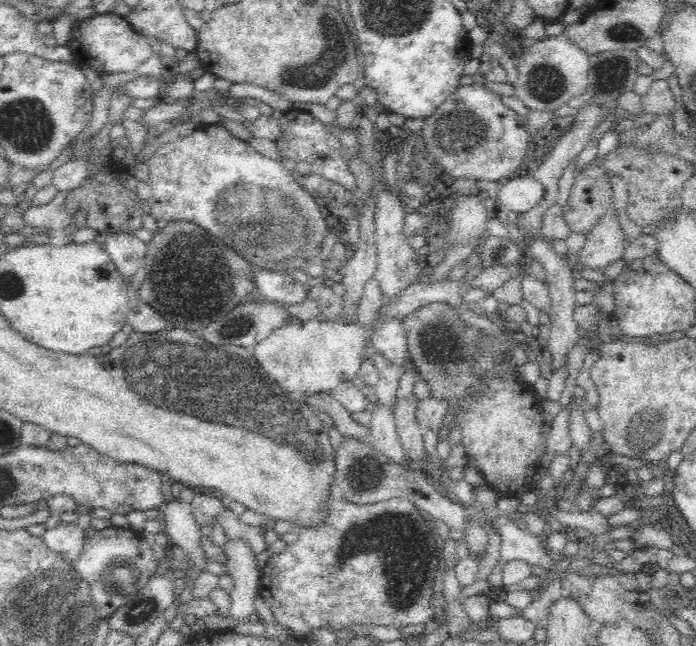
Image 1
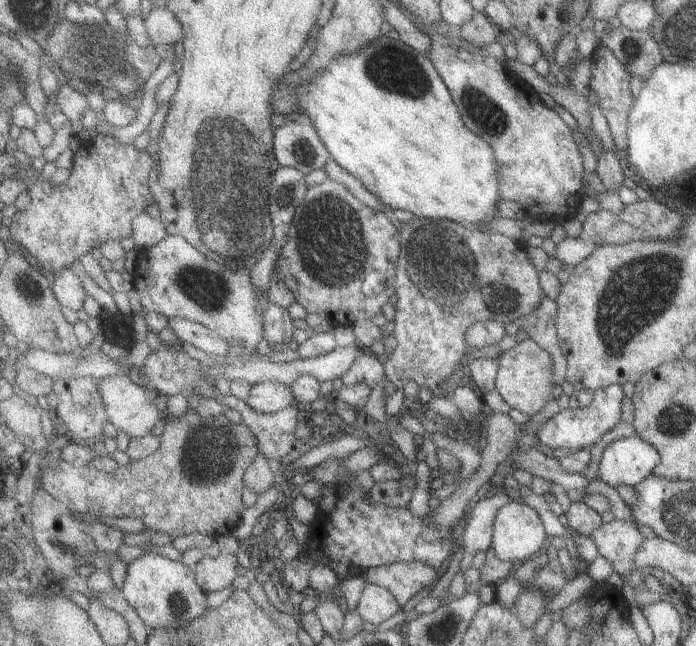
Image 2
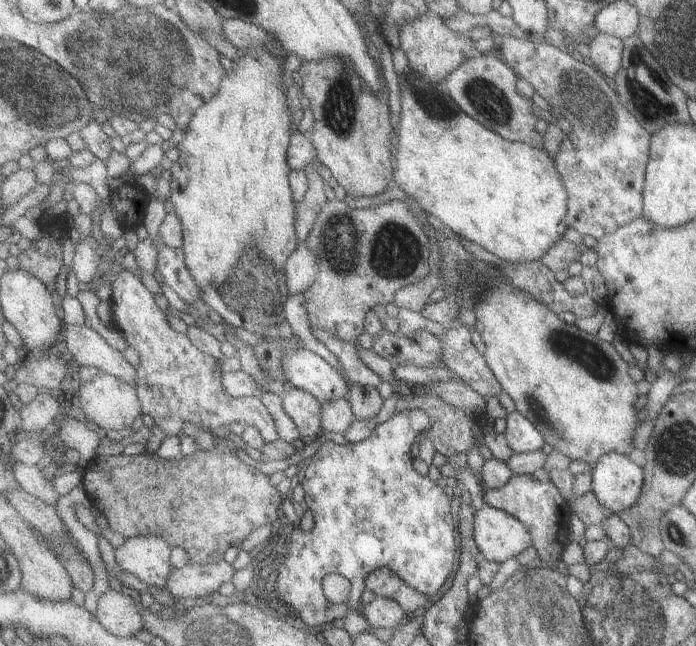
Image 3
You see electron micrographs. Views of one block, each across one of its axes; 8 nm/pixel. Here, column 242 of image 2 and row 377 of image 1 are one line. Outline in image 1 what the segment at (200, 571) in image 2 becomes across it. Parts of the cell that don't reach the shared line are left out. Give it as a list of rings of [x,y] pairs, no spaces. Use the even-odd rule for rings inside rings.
[[[536,238],[532,242],[532,246],[528,248],[528,252],[524,252],[526,258],[538,258],[540,264],[544,266],[546,270],[546,280],[544,284],[548,286],[550,290],[550,302],[548,302],[548,316],[550,316],[550,334],[548,334],[548,340],[546,340],[546,348],[542,350],[542,360],[544,360],[544,366],[542,370],[546,370],[546,378],[550,378],[552,374],[556,374],[556,370],[564,368],[564,364],[568,364],[568,354],[570,352],[576,352],[574,346],[578,346],[576,342],[582,338],[582,330],[580,330],[580,324],[576,322],[576,302],[574,302],[574,278],[576,274],[572,272],[572,266],[568,264],[568,258],[566,256],[558,256],[556,252],[550,250],[552,246],[540,238]]]

